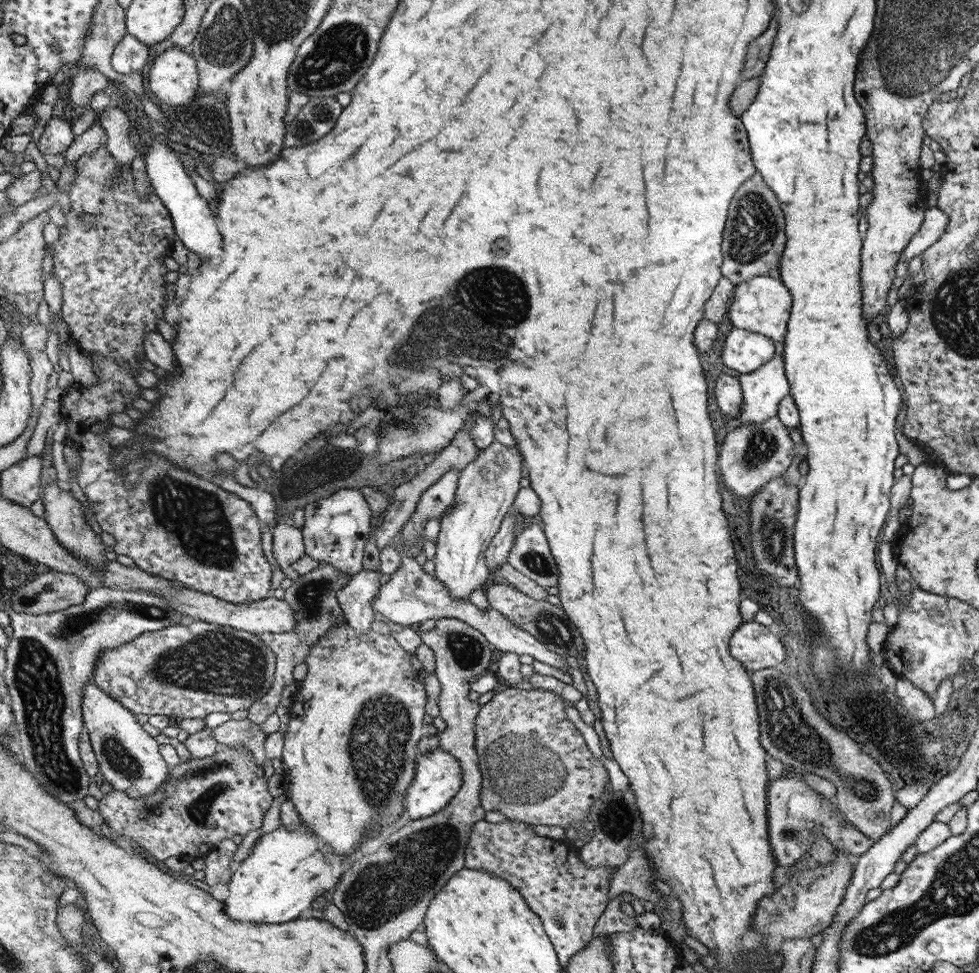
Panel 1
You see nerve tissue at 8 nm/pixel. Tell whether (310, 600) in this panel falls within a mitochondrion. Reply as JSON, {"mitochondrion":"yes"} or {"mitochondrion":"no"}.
{"mitochondrion":"yes"}

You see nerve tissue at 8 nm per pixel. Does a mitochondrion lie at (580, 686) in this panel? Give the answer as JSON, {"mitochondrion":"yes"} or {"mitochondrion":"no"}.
{"mitochondrion":"no"}

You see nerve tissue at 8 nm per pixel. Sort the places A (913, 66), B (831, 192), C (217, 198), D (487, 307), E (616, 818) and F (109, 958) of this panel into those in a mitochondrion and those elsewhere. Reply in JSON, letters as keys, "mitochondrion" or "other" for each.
{"A":"mitochondrion","B":"other","C":"other","D":"mitochondrion","E":"mitochondrion","F":"other"}

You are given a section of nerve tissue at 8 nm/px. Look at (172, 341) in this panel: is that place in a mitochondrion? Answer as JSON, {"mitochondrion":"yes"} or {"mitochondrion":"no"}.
{"mitochondrion":"no"}

